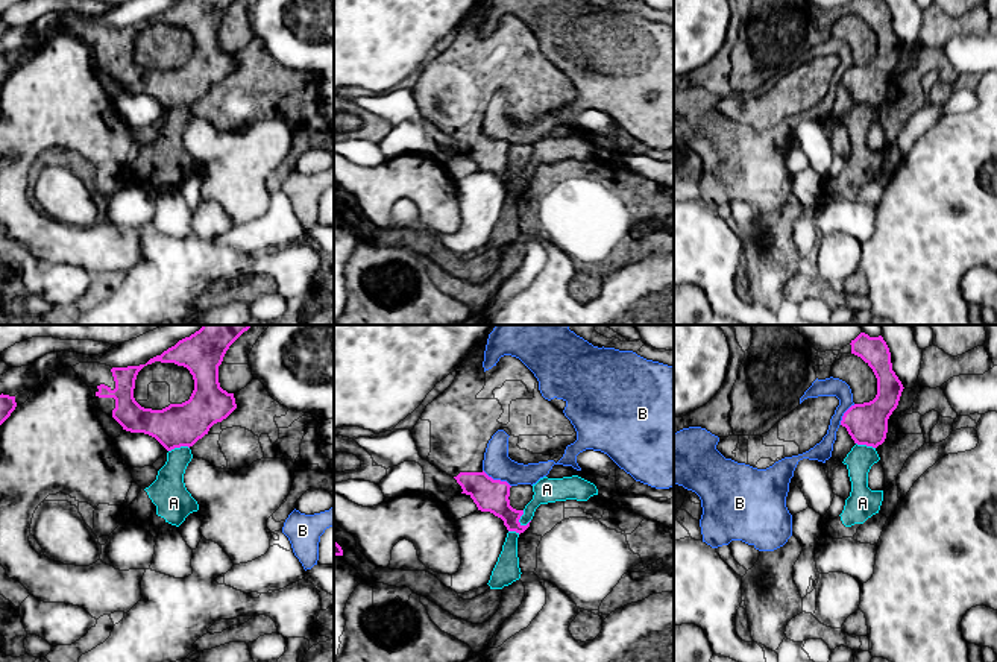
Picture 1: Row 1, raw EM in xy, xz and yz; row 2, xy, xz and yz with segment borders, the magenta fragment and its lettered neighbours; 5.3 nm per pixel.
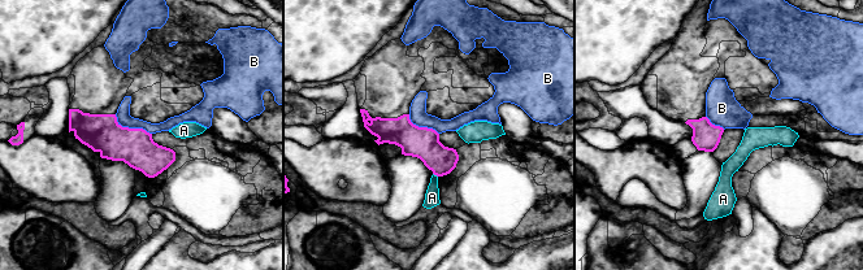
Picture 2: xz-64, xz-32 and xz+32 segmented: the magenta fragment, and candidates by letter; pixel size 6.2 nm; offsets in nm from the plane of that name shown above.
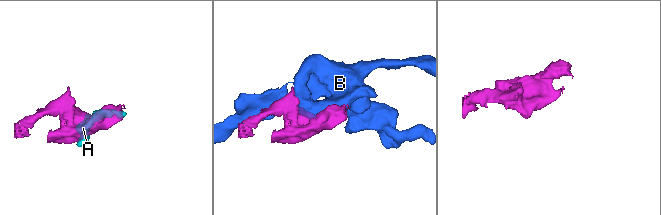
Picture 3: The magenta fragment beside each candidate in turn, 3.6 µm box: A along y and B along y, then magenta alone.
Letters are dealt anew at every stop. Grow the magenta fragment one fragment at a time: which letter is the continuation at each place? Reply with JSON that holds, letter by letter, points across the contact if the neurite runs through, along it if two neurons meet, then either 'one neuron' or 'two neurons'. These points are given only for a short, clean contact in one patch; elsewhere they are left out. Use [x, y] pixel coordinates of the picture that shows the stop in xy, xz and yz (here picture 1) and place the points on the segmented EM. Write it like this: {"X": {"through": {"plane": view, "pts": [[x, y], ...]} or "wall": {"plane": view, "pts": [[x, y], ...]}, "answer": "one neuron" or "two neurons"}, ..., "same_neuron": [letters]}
{"A": {"wall": {"plane": "xz", "pts": [[524, 510], [519, 520], [521, 526]]}, "answer": "two neurons"}, "B": {"answer": "two neurons"}, "same_neuron": []}

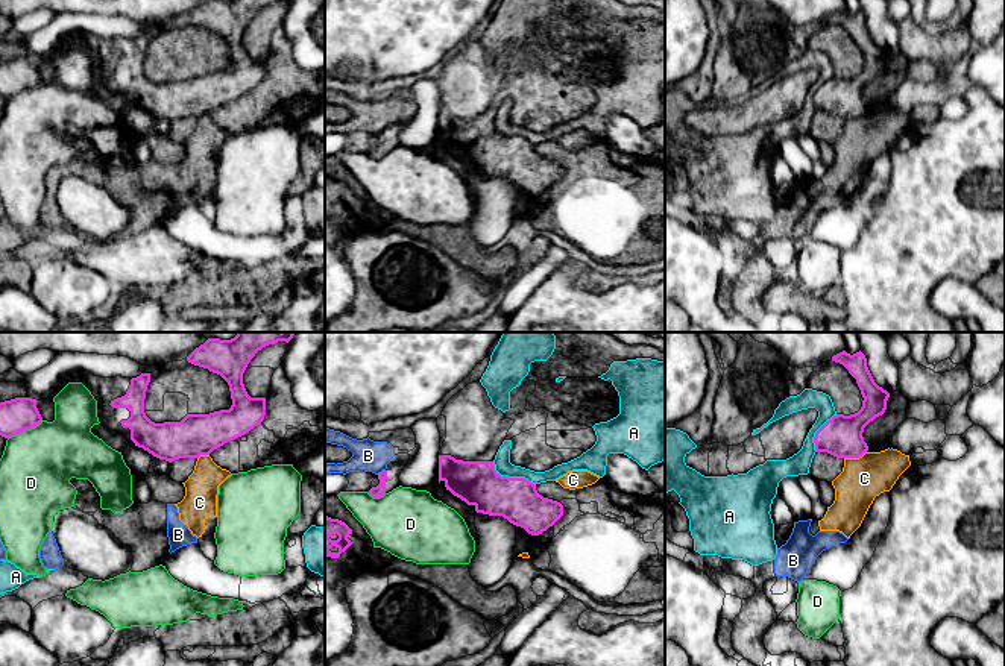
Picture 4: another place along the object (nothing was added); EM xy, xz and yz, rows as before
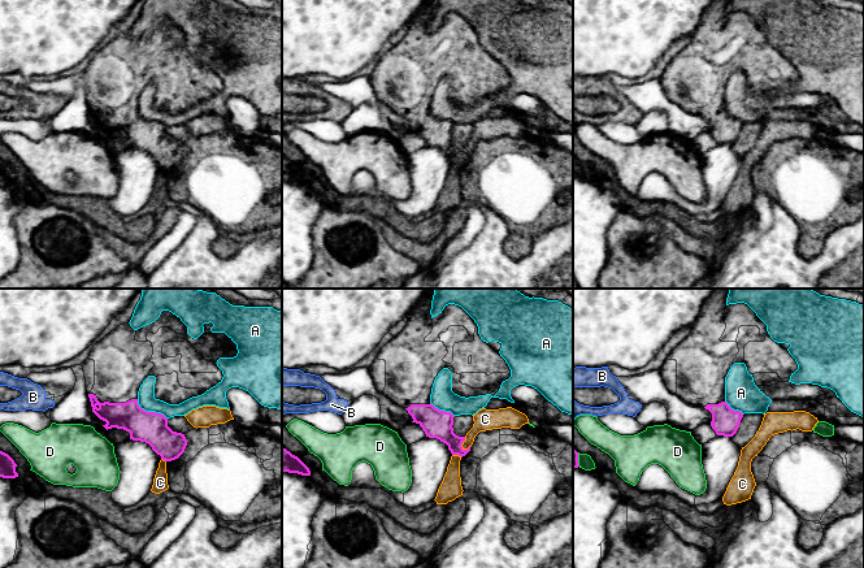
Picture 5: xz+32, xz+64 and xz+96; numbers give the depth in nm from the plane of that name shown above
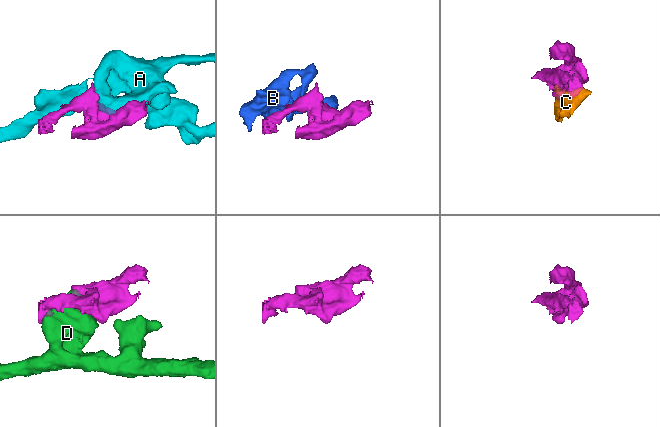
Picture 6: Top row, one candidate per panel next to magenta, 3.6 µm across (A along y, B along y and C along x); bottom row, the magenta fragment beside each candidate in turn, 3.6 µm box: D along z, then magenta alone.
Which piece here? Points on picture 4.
{"A": {"answer": "two neurons"}, "B": {"wall": {"plane": "xz", "pts": [[384, 469], [377, 474]]}, "answer": "two neurons"}, "C": {"wall": {"plane": "yz", "pts": [[866, 451], [858, 457], [844, 458]]}, "answer": "two neurons"}, "D": {"answer": "two neurons"}, "same_neuron": []}

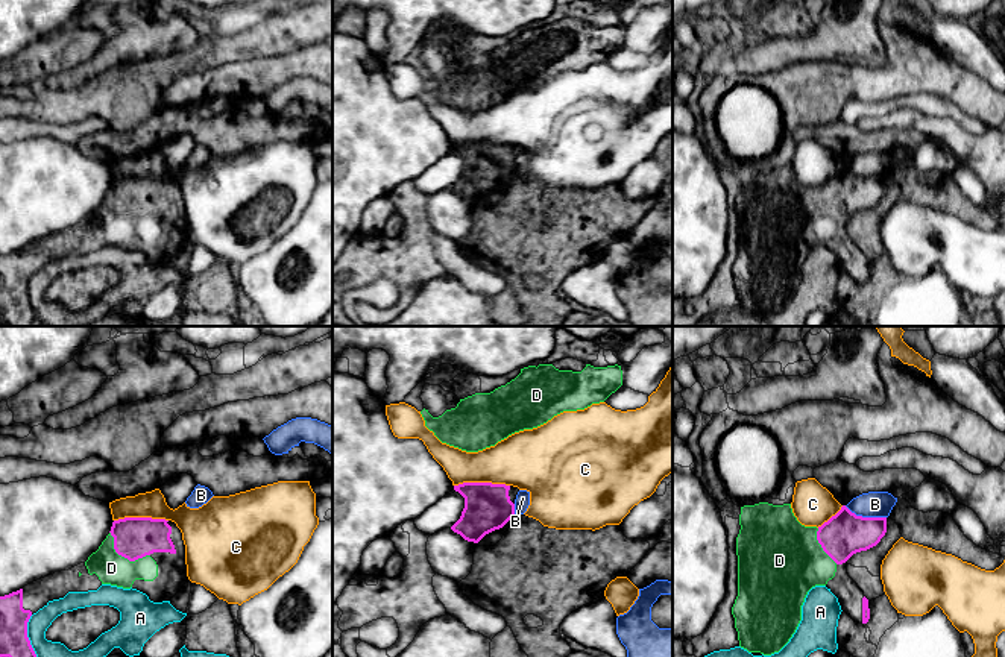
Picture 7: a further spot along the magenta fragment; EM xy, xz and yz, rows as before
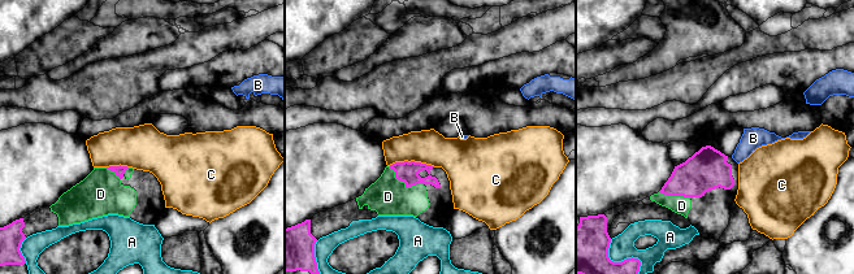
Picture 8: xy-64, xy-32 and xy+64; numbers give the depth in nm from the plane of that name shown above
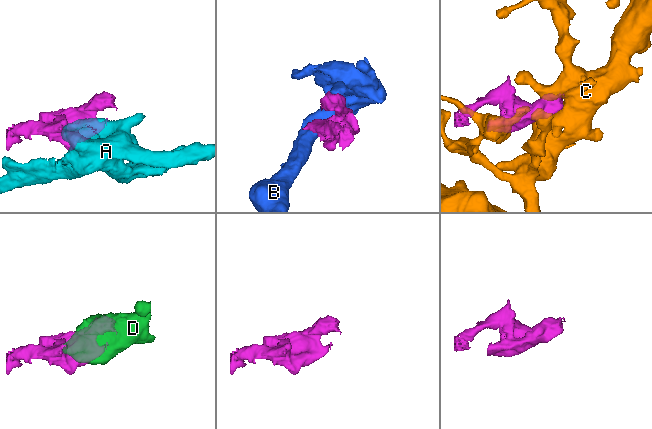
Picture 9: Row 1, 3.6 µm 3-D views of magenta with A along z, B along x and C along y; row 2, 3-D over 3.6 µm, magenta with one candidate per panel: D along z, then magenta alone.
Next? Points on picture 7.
{"A": {"answer": "two neurons"}, "B": {"wall": {"plane": "yz", "pts": [[844, 506], [856, 515], [885, 518]]}, "answer": "two neurons"}, "C": {"answer": "two neurons"}, "D": {"answer": "one neuron"}, "same_neuron": ["D"]}

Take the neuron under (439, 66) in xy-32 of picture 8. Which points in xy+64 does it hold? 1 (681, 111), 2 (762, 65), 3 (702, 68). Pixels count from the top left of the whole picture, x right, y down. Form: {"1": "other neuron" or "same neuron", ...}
{"1": "other neuron", "2": "other neuron", "3": "same neuron"}

